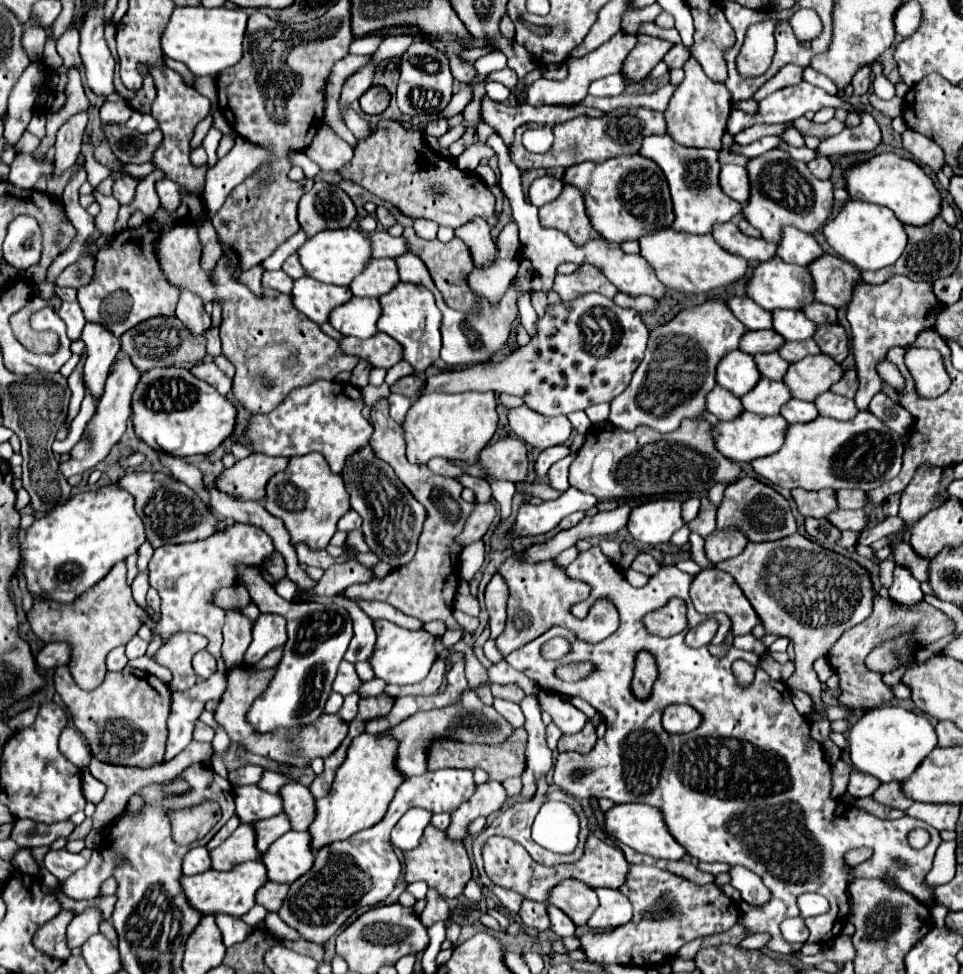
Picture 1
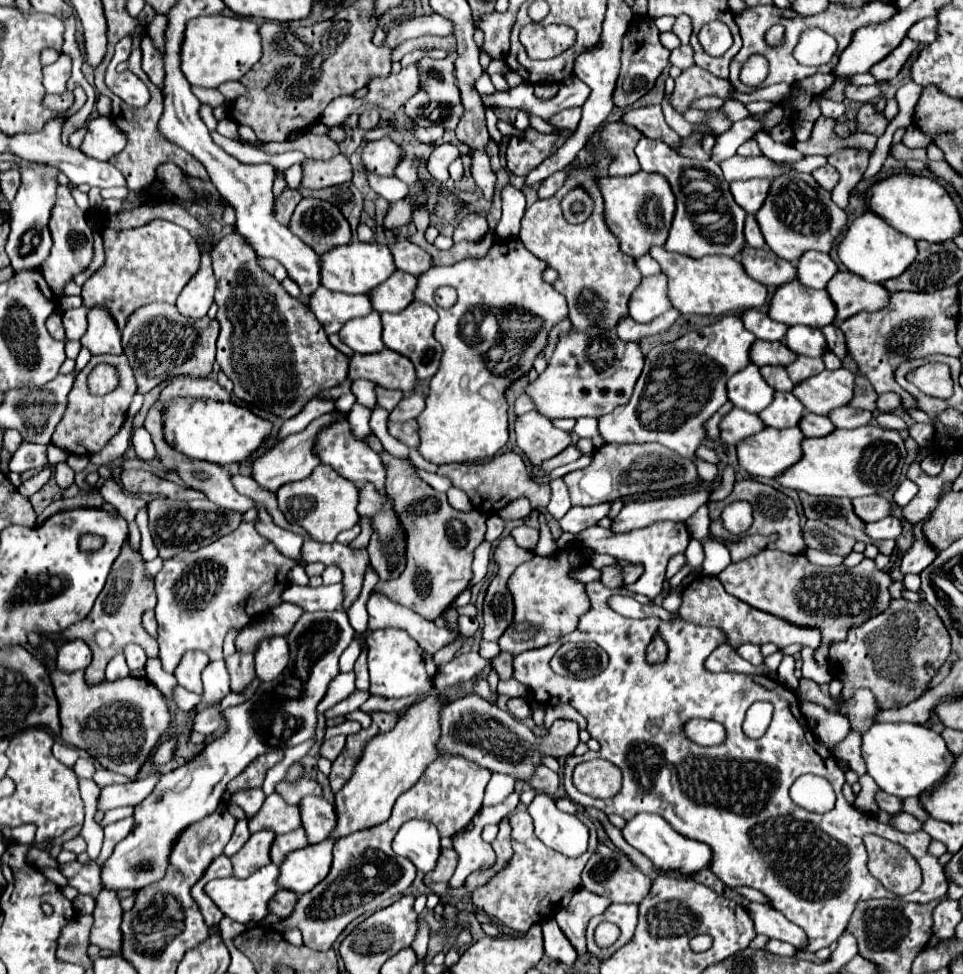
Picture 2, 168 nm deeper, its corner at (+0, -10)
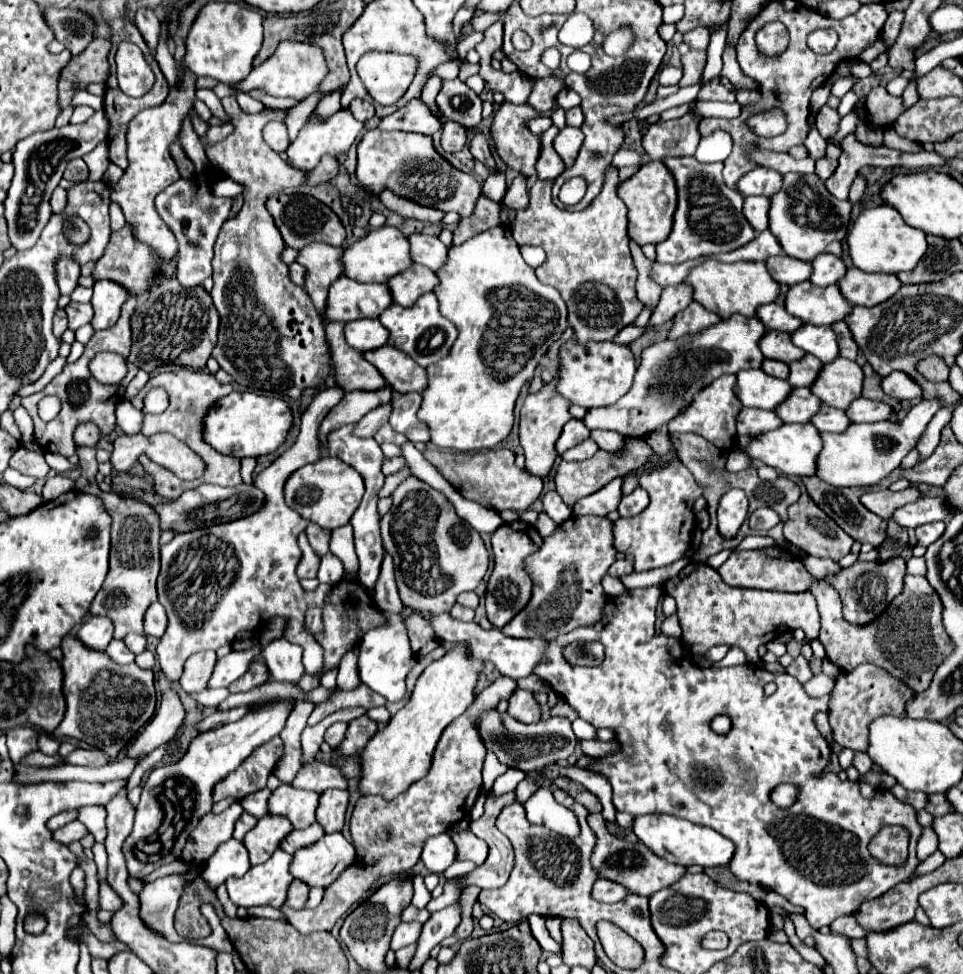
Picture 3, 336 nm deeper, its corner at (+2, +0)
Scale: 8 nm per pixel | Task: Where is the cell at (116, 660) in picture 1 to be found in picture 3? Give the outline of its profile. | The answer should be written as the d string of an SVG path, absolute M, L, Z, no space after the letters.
M111 640L105 652L107 652L109 658L111 658L113 662L117 662L117 664L131 664L131 662L135 660L135 656L127 650L127 646L125 646L123 640Z

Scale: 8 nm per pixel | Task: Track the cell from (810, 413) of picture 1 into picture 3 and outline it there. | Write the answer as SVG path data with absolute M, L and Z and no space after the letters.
M823 406L819 410L819 414L815 414L811 418L811 424L819 432L843 432L849 426L849 420L847 420L847 416L845 416L843 410L835 410L835 408Z

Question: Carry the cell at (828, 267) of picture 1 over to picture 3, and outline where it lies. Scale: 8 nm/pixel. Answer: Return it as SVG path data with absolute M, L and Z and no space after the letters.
M849 268L839 280L839 290L847 298L847 302L855 306L877 306L883 300L891 298L903 284L897 276L885 272L863 272L859 268Z

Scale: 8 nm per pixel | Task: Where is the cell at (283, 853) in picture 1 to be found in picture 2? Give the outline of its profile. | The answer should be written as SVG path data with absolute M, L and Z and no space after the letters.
M325 840L301 850L291 852L279 866L279 886L297 894L311 892L327 874L333 864L335 840Z

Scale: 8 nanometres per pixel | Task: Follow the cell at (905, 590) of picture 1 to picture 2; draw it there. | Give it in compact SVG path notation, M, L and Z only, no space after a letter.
M919 538L903 554L901 570L903 570L903 574L909 574L909 572L919 574L919 572L923 572L923 568L929 566L929 562L935 560L935 556L937 556L937 550L925 538Z

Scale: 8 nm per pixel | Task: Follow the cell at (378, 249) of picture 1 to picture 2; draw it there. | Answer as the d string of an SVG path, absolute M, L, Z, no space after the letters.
M399 240L399 242L391 244L391 252L393 252L397 268L403 272L409 272L413 276L421 276L429 268L435 266L433 258L423 248L415 246L409 240Z

